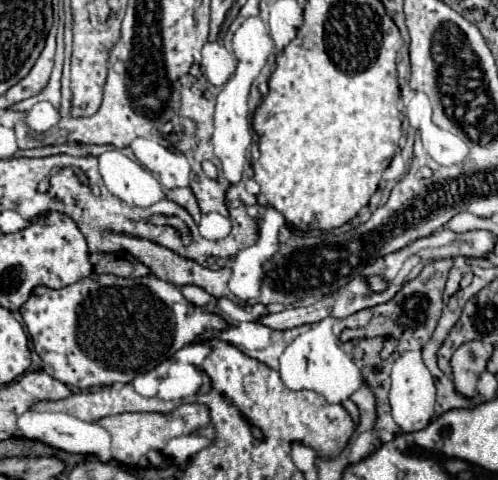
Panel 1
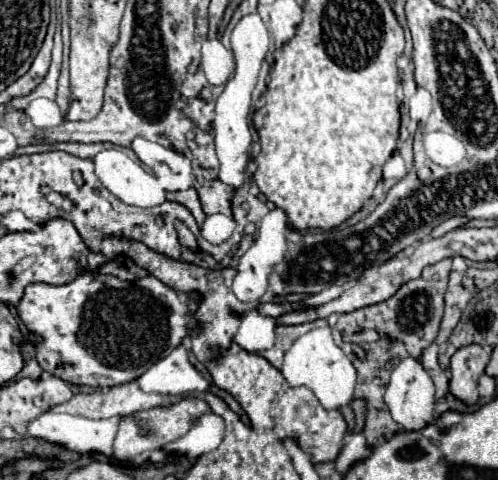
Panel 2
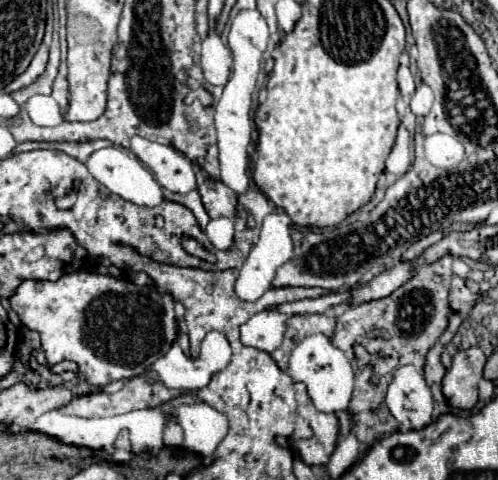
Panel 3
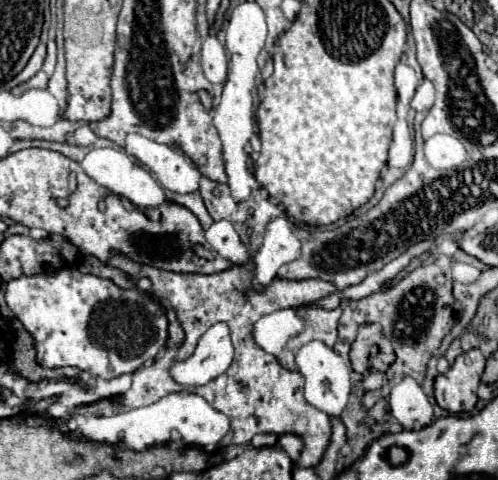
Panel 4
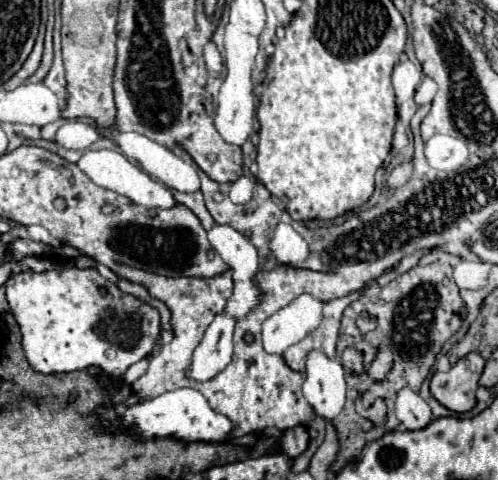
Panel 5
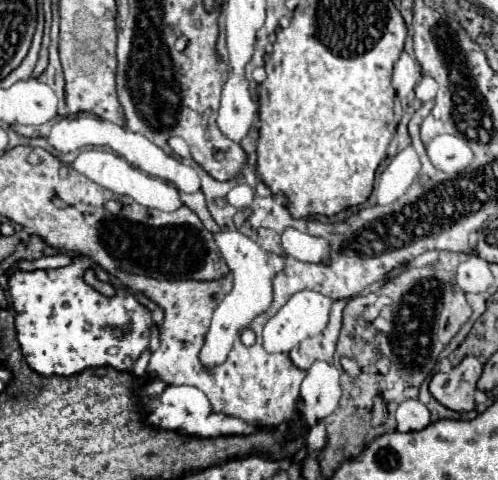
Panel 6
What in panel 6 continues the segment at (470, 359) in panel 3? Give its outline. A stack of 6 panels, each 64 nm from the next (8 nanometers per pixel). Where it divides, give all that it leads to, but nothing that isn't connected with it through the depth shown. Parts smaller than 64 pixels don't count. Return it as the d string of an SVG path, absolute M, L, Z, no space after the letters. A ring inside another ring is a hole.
M468 356L448 374L444 372L434 374L434 378L430 380L430 392L442 406L454 412L470 412L474 410L474 392L480 374L482 374L480 360Z

